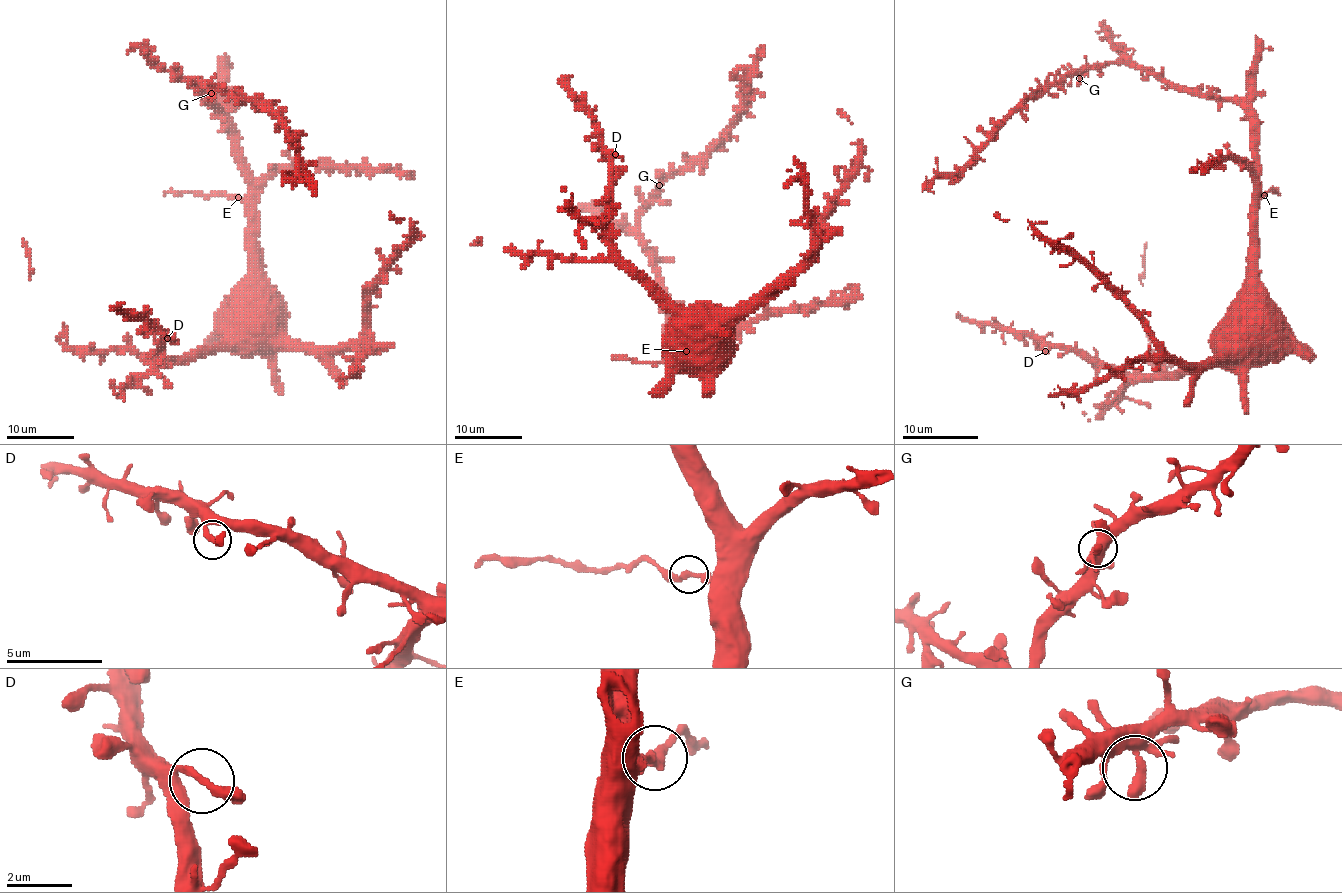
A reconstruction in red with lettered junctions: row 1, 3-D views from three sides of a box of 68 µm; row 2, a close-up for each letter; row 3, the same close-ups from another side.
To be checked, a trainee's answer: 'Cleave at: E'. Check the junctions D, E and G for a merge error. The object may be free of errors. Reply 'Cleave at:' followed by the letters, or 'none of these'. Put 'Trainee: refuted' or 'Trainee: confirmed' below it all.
Cleave at: E
Trainee: confirmed

